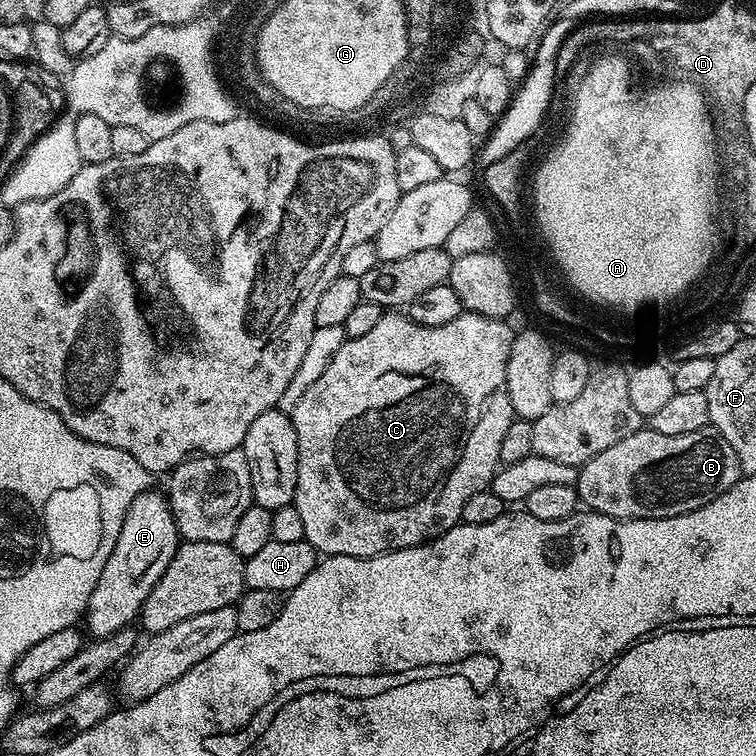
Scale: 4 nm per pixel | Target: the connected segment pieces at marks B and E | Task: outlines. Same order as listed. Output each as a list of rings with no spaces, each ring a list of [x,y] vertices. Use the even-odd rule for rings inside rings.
[[[711,426],[694,430],[694,434],[658,434],[653,428],[641,427],[639,432],[614,442],[602,454],[594,454],[585,464],[579,465],[575,482],[580,504],[585,509],[601,512],[615,520],[653,520],[663,516],[677,516],[706,506],[718,494],[730,490],[742,478],[742,469],[734,446],[718,429]]]
[[[156,491],[138,494],[138,498],[130,502],[126,518],[122,518],[118,542],[114,542],[114,550],[110,550],[110,558],[106,558],[102,574],[98,574],[98,586],[94,586],[94,594],[90,594],[86,621],[89,628],[87,631],[92,631],[93,637],[114,634],[129,627],[139,617],[140,607],[146,602],[150,590],[154,590],[158,578],[166,574],[166,566],[170,566],[182,543],[172,511],[168,509],[167,495],[163,491]]]

